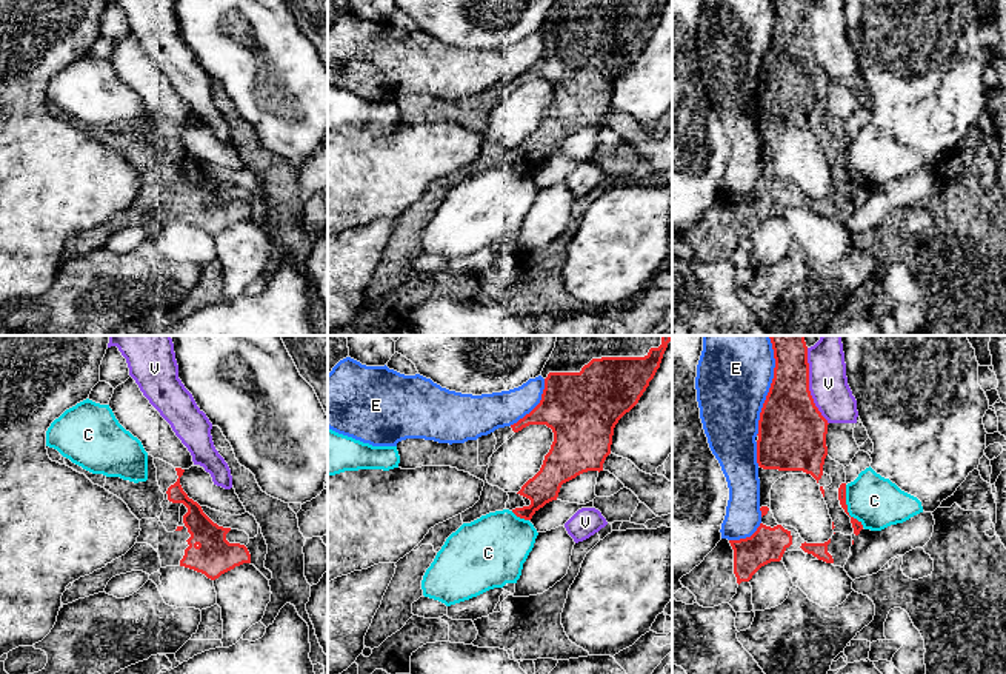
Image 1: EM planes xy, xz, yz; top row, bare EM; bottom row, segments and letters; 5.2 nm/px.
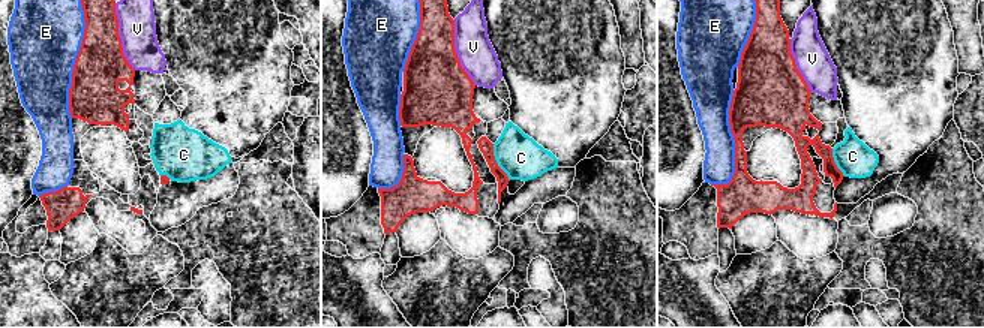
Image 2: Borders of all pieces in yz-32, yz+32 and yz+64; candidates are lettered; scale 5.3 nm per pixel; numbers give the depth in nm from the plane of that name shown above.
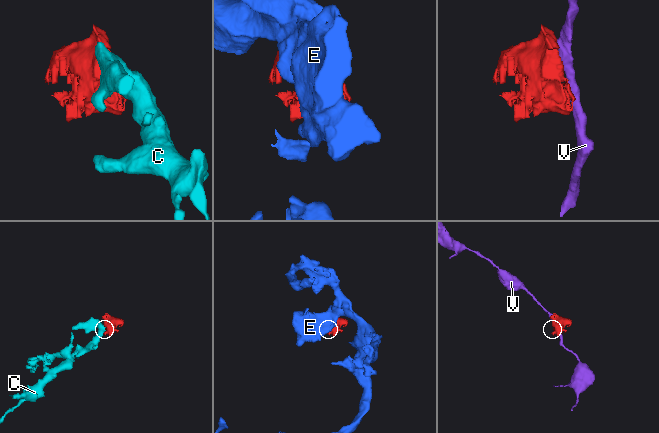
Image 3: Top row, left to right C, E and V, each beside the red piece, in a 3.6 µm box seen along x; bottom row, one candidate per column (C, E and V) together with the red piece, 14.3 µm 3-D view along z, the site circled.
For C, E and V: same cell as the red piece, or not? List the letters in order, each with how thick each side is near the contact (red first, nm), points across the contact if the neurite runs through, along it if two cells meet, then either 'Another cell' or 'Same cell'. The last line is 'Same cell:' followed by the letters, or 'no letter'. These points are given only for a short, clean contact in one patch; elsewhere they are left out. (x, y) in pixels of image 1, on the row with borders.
C: Thickness 50 nm (red) against 260 nm. Another cell
E: Thickness 340 nm (red) against 400 nm. Another cell
V: Thickness 360 nm (red) against 200 nm. Another cell
Same cell: no letter

